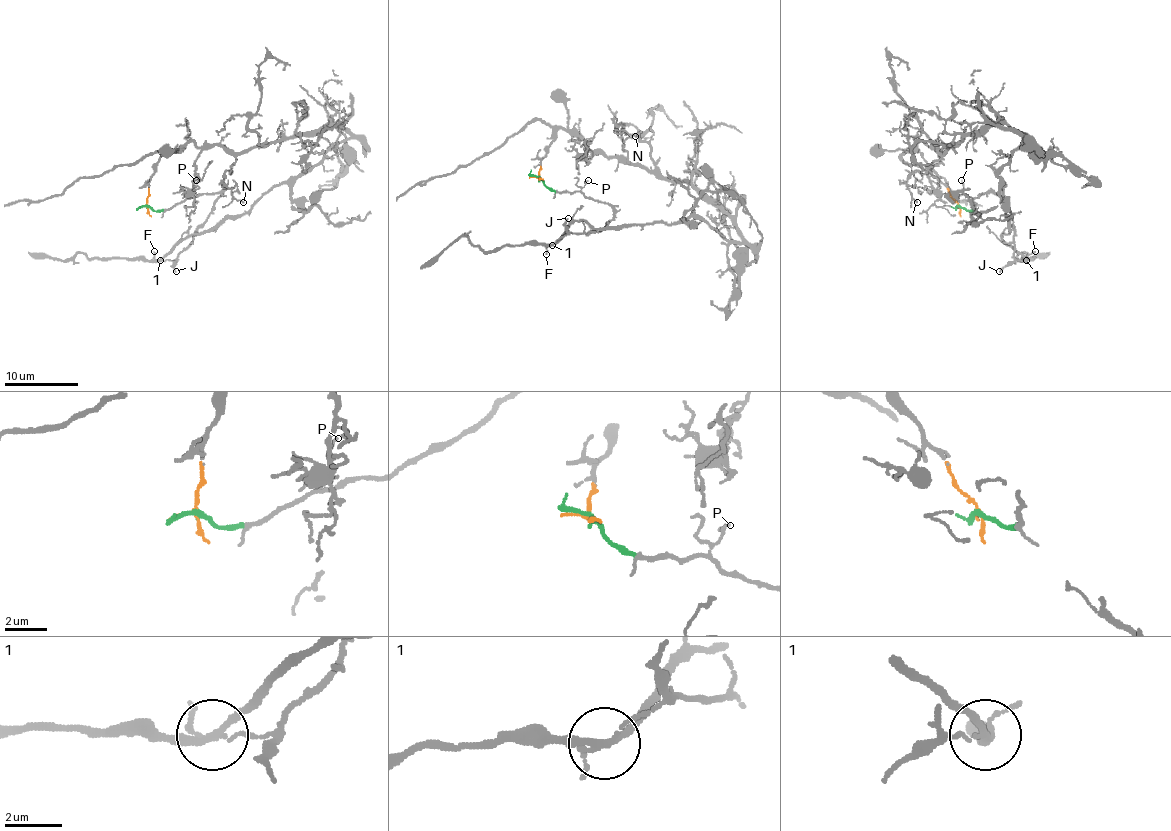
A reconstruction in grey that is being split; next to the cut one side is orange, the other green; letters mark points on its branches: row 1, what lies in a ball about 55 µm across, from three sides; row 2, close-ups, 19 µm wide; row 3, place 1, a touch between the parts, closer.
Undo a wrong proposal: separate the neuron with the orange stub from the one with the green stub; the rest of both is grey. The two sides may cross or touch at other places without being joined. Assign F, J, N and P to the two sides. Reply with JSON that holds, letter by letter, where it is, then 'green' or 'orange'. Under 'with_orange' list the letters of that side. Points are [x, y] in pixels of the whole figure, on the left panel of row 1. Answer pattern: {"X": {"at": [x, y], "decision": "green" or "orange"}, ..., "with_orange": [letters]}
{"F": {"at": [154, 251], "decision": "green"}, "J": {"at": [176, 271], "decision": "green"}, "N": {"at": [243, 202], "decision": "orange"}, "P": {"at": [196, 180], "decision": "green"}, "with_orange": ["N"]}

